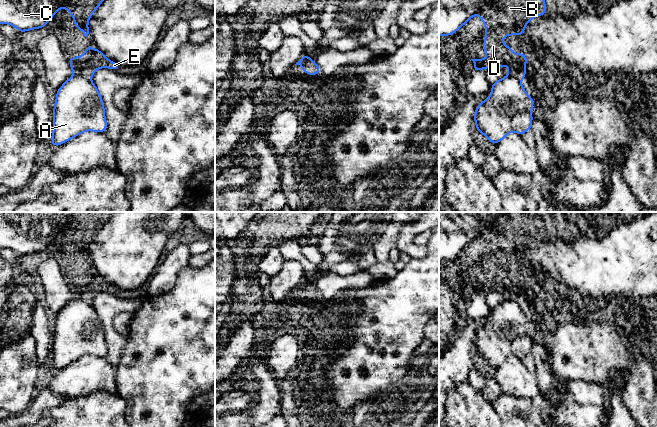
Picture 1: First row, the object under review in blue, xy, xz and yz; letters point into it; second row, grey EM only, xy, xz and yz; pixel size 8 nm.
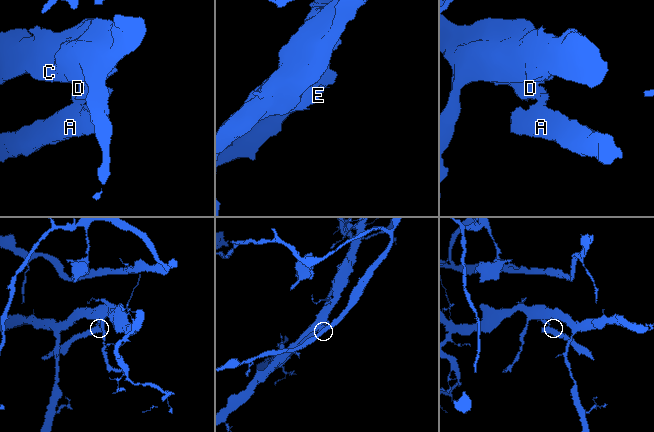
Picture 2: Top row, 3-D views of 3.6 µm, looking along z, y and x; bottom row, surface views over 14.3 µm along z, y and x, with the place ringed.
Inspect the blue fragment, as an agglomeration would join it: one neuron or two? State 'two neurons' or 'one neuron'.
two neurons

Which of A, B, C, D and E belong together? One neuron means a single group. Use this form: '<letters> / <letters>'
A / B C D E

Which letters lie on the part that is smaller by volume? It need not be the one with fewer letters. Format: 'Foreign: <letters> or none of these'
Foreign: A

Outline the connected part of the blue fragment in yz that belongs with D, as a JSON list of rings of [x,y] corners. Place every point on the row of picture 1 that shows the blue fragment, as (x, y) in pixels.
[[[439,0],[439,36],[453,35],[478,13],[480,20],[485,24],[483,50],[489,57],[471,59],[475,70],[502,68],[503,64],[509,60],[510,64],[506,67],[509,75],[521,81],[526,78],[525,66],[528,57],[521,51],[516,55],[501,39],[513,34],[517,37],[522,36],[528,22],[536,16],[544,16],[546,12],[545,0]]]

